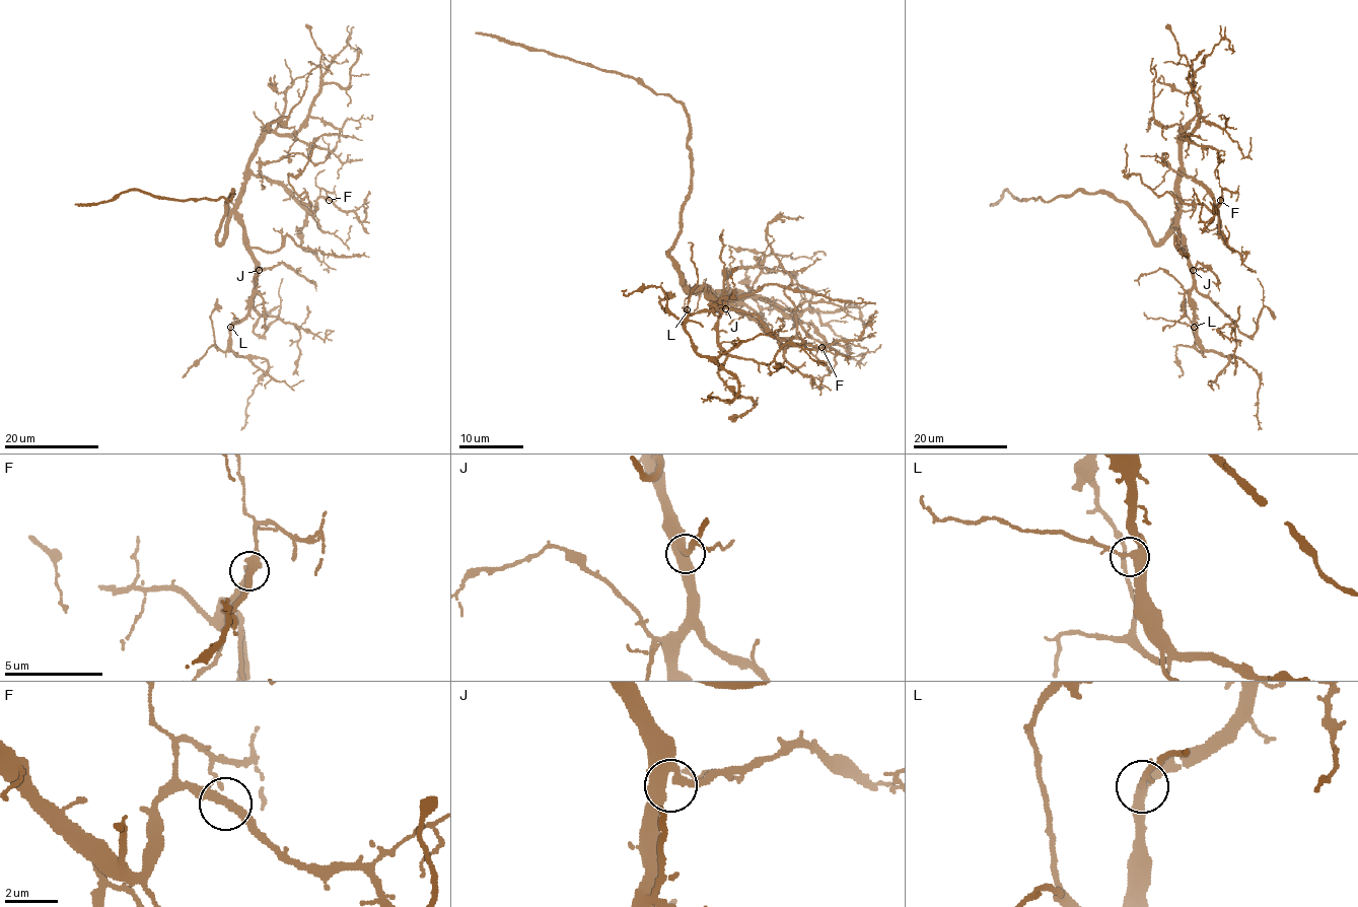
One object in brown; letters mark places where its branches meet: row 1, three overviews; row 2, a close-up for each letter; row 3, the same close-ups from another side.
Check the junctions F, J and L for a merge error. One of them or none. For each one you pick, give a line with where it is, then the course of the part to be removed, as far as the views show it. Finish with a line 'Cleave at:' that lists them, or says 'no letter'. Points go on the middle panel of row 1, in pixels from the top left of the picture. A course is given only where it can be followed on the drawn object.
Cleave at: no letter

